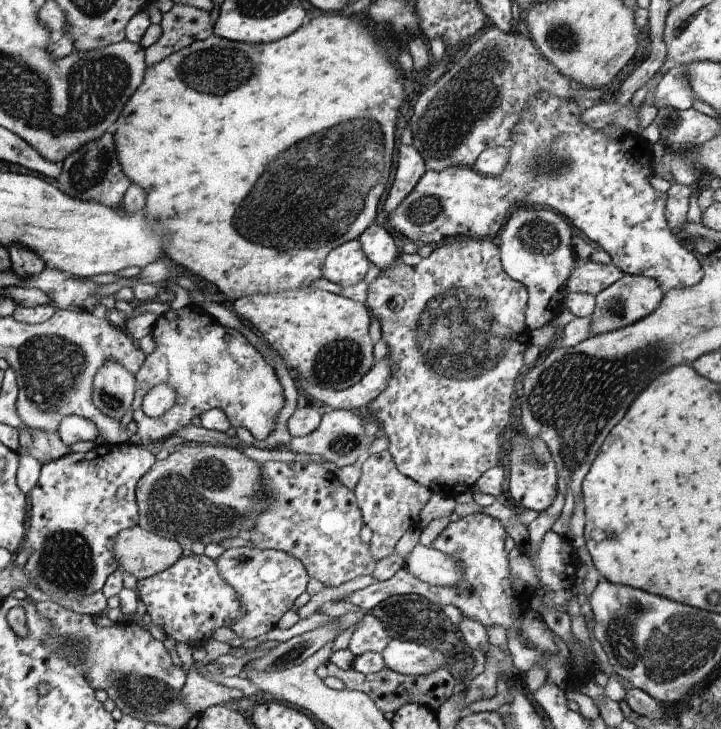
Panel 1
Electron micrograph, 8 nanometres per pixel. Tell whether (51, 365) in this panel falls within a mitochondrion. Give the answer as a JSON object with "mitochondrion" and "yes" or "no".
{"mitochondrion":"yes"}

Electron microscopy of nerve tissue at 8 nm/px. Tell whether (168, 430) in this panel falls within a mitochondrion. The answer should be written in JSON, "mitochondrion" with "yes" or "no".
{"mitochondrion":"no"}

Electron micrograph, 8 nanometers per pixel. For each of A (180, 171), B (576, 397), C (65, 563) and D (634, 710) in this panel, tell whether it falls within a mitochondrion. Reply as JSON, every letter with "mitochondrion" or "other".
{"A":"other","B":"mitochondrion","C":"mitochondrion","D":"other"}

